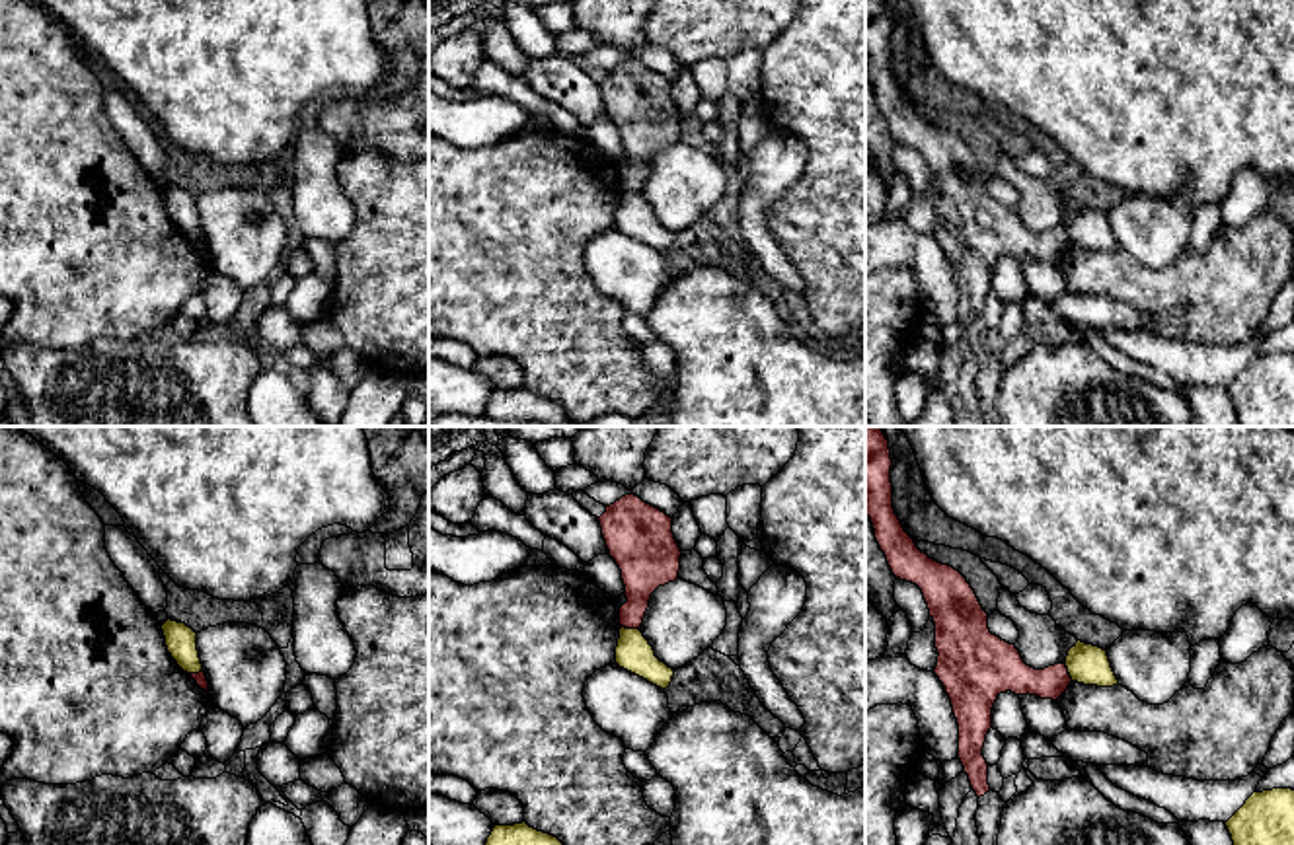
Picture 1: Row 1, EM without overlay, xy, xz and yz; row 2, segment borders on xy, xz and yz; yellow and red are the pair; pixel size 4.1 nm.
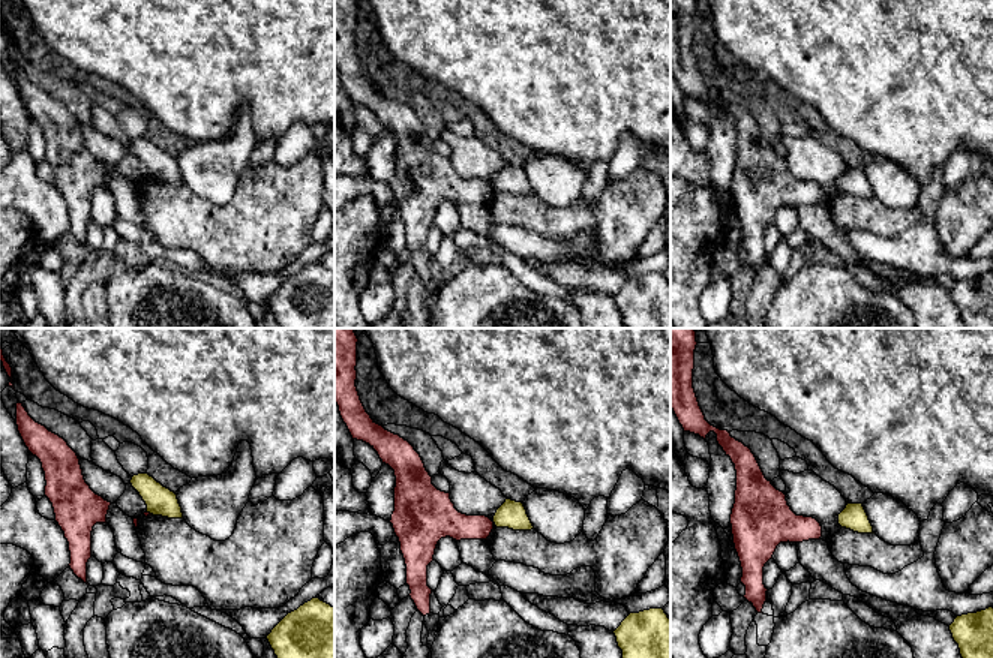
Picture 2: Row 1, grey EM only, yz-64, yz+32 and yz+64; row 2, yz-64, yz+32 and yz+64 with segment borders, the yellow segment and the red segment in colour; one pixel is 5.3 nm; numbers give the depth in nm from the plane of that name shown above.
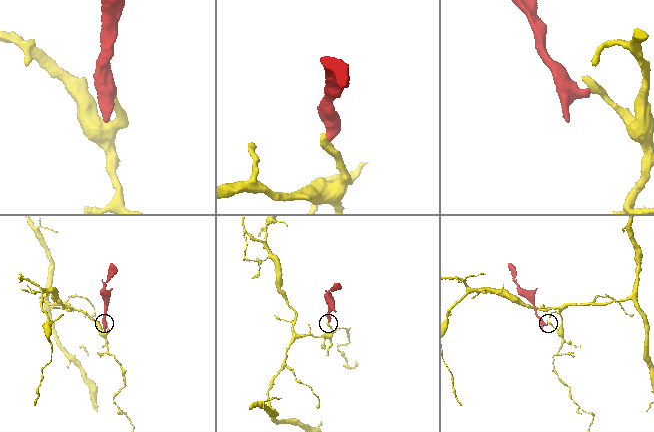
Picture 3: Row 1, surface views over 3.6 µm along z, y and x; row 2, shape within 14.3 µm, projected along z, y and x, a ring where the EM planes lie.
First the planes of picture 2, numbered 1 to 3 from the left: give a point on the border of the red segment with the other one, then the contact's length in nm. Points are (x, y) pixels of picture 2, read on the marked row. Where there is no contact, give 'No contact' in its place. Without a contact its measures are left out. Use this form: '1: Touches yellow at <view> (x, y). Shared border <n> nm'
1: Touches yellow at yz-64 (149, 511). Shared border 30 nm
2: No contact
3: No contact

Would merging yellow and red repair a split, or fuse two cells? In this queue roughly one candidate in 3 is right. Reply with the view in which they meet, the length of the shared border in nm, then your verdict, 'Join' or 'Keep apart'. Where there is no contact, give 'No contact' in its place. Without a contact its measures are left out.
Touches yellow in yz. Shared border 90 nm. Keep apart

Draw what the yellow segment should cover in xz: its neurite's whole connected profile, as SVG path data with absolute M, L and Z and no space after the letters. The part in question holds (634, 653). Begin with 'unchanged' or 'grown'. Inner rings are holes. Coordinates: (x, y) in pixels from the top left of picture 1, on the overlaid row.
unchanged; M620 629L616 664L661 689L666 689L674 676L674 670L655 656L653 646L639 629Z

